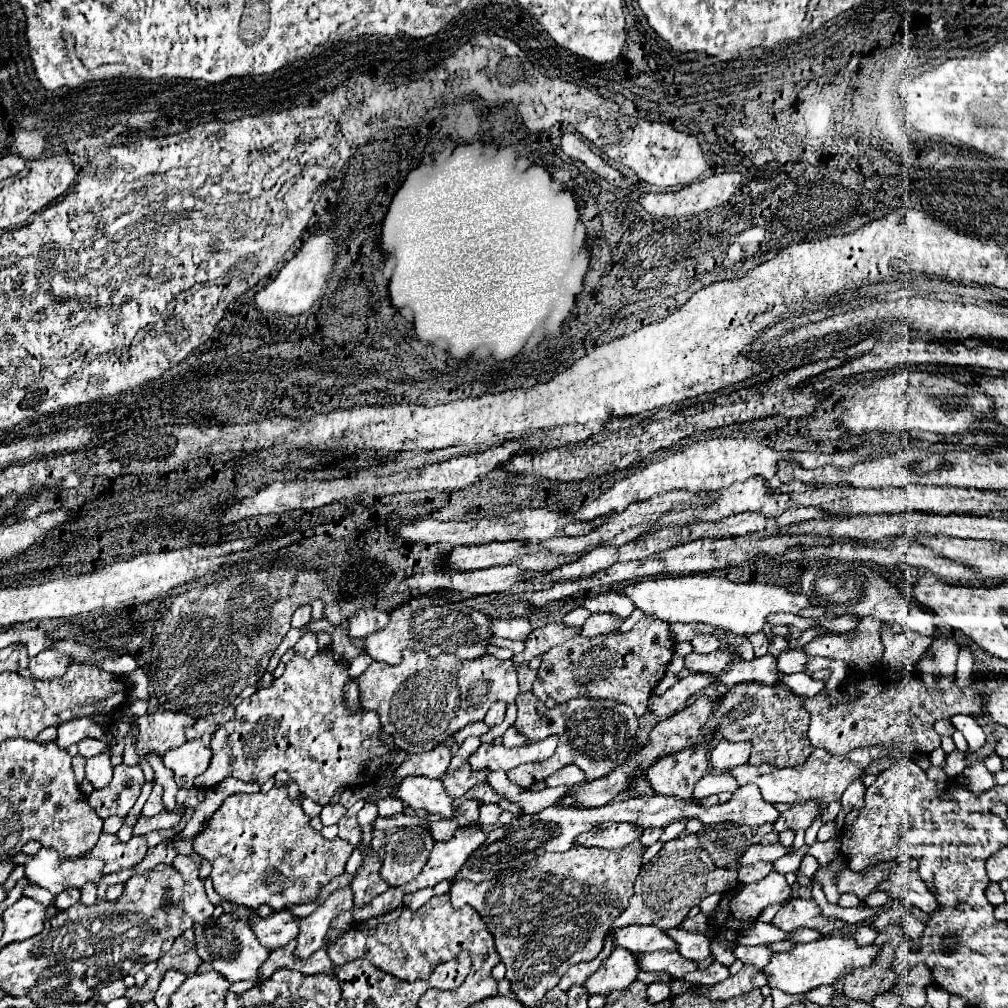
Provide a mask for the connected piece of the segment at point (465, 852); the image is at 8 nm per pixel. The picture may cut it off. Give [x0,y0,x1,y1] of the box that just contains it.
[396,827,486,895]

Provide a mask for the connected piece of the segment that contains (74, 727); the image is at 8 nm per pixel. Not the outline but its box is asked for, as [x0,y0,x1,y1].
[56,717,108,749]

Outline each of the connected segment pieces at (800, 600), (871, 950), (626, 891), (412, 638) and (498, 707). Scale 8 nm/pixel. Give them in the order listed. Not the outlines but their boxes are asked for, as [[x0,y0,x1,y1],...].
[[622,573,812,635],[762,937,880,993],[450,841,642,1007],[366,601,492,665],[484,703,506,727]]

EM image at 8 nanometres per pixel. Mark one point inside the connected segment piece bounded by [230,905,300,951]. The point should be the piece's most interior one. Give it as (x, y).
(279, 928)

